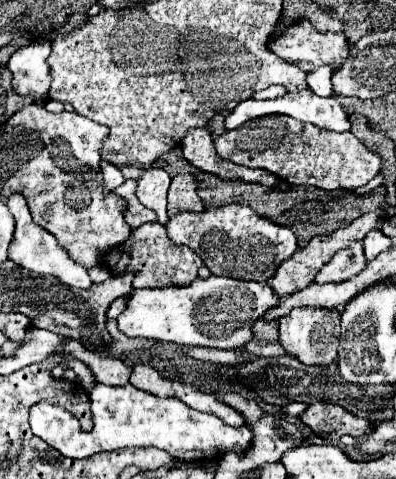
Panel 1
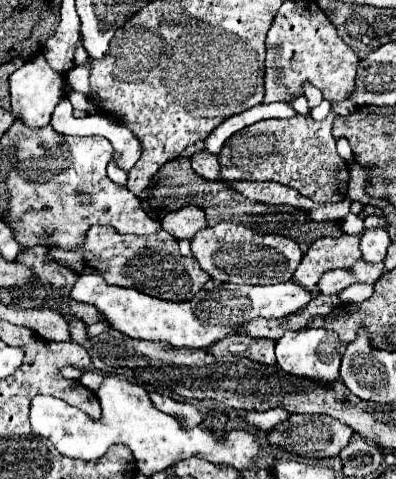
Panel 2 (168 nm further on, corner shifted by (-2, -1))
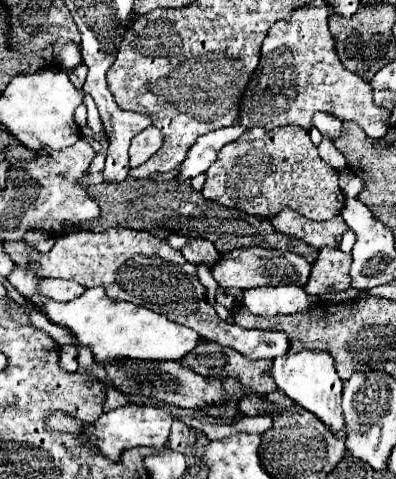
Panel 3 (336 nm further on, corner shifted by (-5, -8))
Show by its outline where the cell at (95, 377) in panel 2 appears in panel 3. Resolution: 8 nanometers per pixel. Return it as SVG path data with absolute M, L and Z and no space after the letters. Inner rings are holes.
M109 386L109 388L107 388L107 402L105 402L105 408L103 408L103 410L105 410L105 412L115 410L115 408L121 408L121 404L129 404L127 396Z

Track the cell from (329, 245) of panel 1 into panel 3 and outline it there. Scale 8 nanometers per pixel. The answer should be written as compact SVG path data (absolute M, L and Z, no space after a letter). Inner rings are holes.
M323 248L311 268L305 292L311 296L319 296L335 290L347 290L351 284L349 268L351 254L345 254L337 248Z

